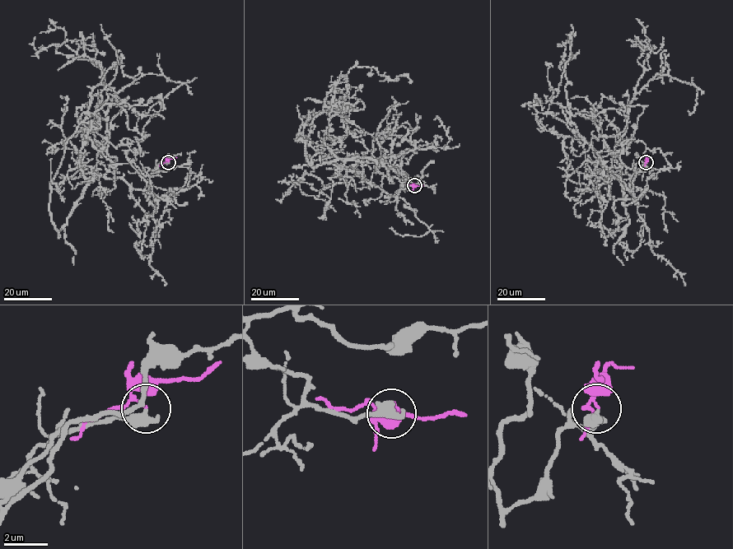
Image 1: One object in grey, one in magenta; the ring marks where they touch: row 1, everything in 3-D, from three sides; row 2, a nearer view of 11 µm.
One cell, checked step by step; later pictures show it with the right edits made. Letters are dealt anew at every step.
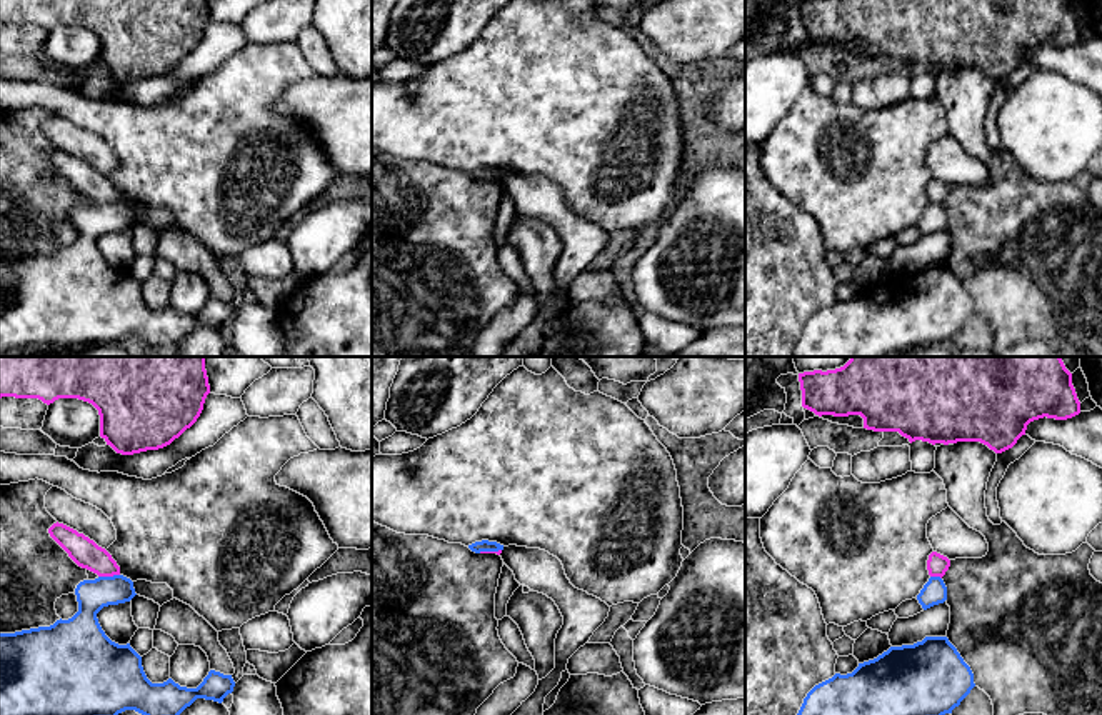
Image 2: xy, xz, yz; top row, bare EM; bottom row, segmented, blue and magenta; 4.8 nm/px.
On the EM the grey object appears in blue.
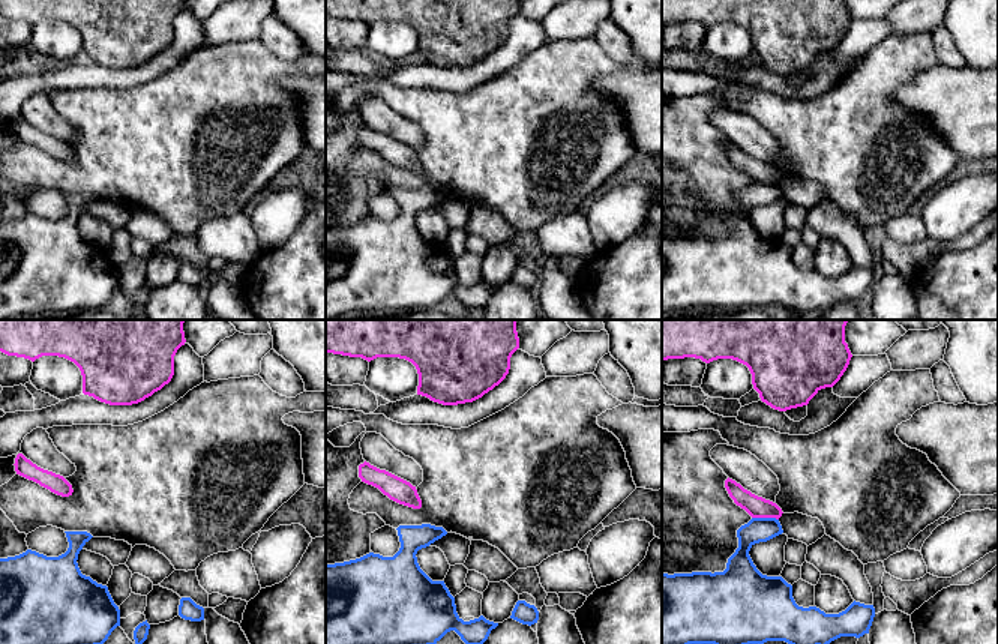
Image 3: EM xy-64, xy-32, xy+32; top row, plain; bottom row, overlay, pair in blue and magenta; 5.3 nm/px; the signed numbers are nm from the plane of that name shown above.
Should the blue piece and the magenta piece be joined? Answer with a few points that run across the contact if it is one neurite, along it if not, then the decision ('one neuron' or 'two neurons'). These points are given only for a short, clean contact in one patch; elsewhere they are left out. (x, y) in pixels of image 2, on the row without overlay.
line xy (119, 200), (99, 204); two neurons

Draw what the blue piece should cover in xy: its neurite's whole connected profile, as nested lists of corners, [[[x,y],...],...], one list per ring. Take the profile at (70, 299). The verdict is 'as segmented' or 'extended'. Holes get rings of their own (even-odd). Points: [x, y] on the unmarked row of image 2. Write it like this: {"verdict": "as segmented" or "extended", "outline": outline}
{"verdict": "as segmented", "outline": [[[123,202],[83,207],[75,215],[78,238],[68,247],[15,260],[0,260],[0,357],[25,347],[55,352],[75,352],[95,345],[115,345],[135,337],[152,348],[177,345],[197,325],[222,330],[233,318],[232,302],[210,297],[197,315],[187,315],[168,305],[152,310],[142,293],[142,283],[127,272],[112,268],[102,257],[97,240],[108,232],[130,228],[137,220]]]}

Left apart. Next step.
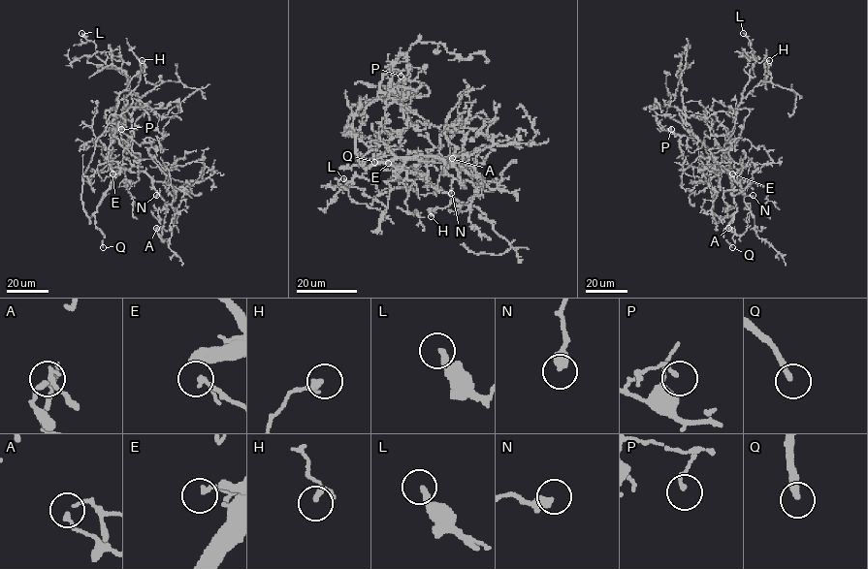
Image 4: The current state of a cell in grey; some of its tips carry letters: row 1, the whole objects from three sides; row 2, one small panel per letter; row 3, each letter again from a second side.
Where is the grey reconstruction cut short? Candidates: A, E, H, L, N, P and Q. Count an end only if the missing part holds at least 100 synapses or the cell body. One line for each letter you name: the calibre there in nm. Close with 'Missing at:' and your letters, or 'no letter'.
L: 260 nm thick
Q: 240 nm thick
Missing at: L, Q

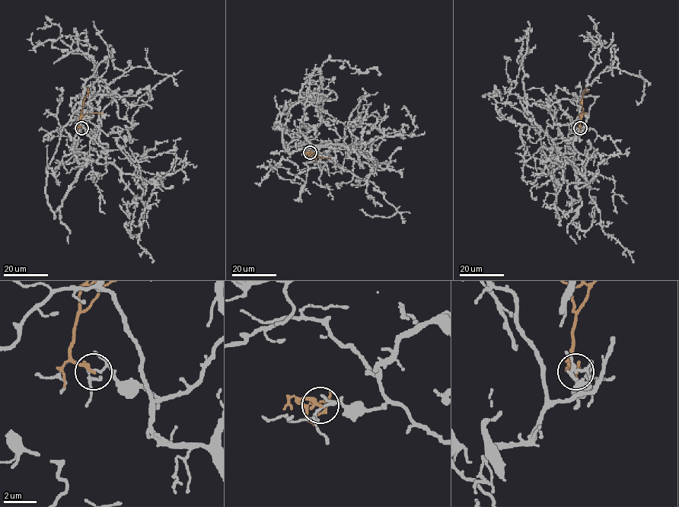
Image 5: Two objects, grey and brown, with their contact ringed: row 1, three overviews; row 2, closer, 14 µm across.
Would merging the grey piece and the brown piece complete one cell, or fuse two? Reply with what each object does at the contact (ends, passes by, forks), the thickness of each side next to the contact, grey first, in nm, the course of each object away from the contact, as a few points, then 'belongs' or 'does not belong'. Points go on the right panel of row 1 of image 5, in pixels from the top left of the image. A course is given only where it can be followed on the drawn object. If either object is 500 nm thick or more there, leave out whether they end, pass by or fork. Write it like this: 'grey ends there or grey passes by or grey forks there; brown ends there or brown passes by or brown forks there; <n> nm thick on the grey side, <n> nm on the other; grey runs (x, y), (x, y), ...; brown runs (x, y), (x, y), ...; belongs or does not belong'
grey forks there; brown ends there; 110 nm thick on the grey side, 240 nm on the other; grey runs (580, 127), (569, 138), (575, 156), (569, 164), (530, 113), (486, 94), (499, 96), (496, 89), (501, 100); brown runs (580, 127), (583, 110), (581, 100), (587, 87); does not belong

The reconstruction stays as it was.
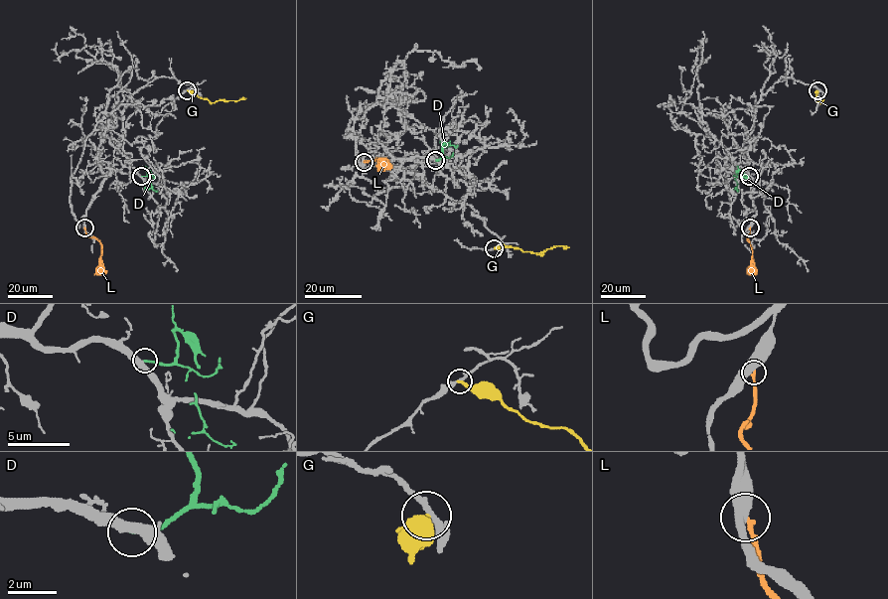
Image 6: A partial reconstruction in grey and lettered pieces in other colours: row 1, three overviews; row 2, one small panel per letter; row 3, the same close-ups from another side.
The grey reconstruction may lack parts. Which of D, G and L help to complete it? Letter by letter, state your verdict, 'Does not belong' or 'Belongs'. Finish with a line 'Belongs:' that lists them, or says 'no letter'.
D: Belongs
G: Does not belong
L: Does not belong
Belongs: D

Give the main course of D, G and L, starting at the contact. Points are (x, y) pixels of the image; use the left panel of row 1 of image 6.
D: (141, 176), (147, 175), (147, 170), (151, 188), (144, 189)
G: (187, 89), (211, 102), (245, 98)
L: (84, 227), (85, 232), (101, 245), (100, 268), (94, 274)

